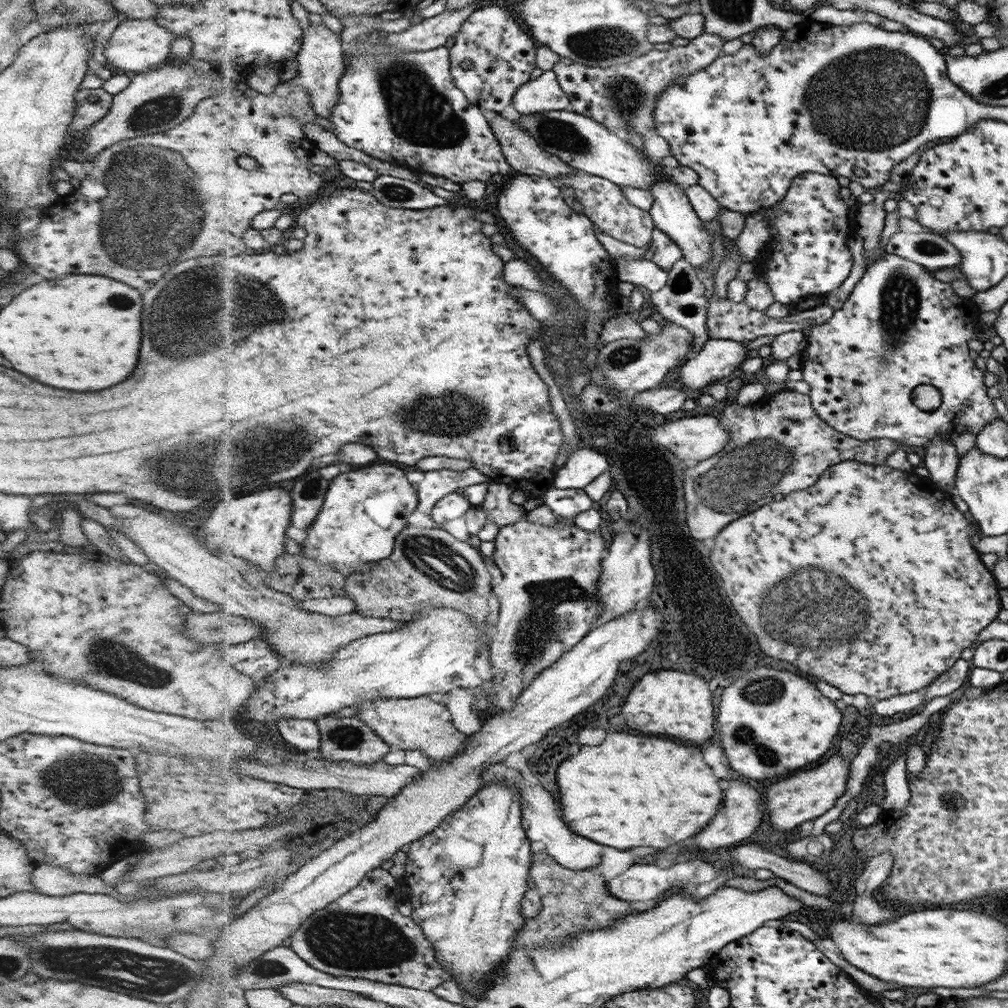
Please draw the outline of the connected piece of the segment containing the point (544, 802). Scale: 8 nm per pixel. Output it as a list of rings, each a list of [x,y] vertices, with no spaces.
[[[498,761],[489,764],[483,772],[483,786],[488,782],[505,782],[515,786],[521,796],[521,811],[524,817],[526,832],[529,833],[530,840],[543,842],[546,847],[545,852],[552,857],[558,864],[565,865],[566,868],[581,871],[590,867],[597,867],[602,858],[602,844],[596,844],[584,836],[578,836],[568,830],[568,824],[562,820],[558,804],[554,802],[552,794],[540,786],[529,782],[522,776],[522,772],[517,769],[506,766],[504,761]]]

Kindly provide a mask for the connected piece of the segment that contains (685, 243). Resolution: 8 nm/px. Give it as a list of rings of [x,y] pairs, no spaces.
[[[660,180],[652,184],[649,191],[654,197],[654,202],[649,212],[652,214],[653,223],[663,232],[666,233],[672,242],[682,250],[684,259],[686,259],[697,271],[707,265],[712,258],[713,237],[706,231],[701,217],[693,208],[688,194],[676,182],[672,180]]]

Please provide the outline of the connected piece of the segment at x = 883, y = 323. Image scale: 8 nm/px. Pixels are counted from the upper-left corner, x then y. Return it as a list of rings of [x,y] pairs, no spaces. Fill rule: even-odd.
[[[883,254],[881,259],[874,261],[867,266],[866,272],[862,278],[856,283],[854,290],[850,296],[843,302],[842,308],[834,311],[834,314],[824,324],[809,326],[803,328],[804,334],[807,336],[807,347],[801,353],[801,367],[803,380],[810,386],[809,397],[813,402],[815,411],[830,426],[837,429],[838,432],[846,433],[848,436],[858,440],[870,439],[892,439],[900,443],[905,442],[908,446],[925,446],[929,440],[940,438],[950,439],[954,442],[962,432],[972,432],[978,434],[983,428],[988,426],[993,420],[1002,419],[1000,414],[996,412],[996,408],[992,406],[992,398],[988,398],[986,394],[986,386],[984,386],[984,371],[980,372],[976,368],[976,364],[968,358],[968,345],[971,343],[982,343],[983,333],[981,332],[978,315],[979,308],[971,300],[958,296],[950,283],[938,280],[933,272],[918,264],[916,261],[906,260],[903,256],[896,254]],[[920,384],[930,384],[938,388],[941,392],[942,404],[938,410],[922,412],[914,406],[912,402],[912,391]]]

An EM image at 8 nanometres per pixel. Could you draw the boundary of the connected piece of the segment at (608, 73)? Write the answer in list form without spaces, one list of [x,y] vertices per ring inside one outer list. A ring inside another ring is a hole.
[[[702,33],[691,39],[688,45],[672,47],[666,51],[653,49],[632,62],[608,68],[588,67],[561,56],[553,71],[557,73],[561,89],[569,97],[571,112],[590,117],[619,136],[636,132],[643,139],[648,139],[658,134],[657,118],[653,114],[657,111],[657,96],[665,88],[671,87],[678,77],[685,77],[711,65],[722,54],[724,42],[720,35]]]

